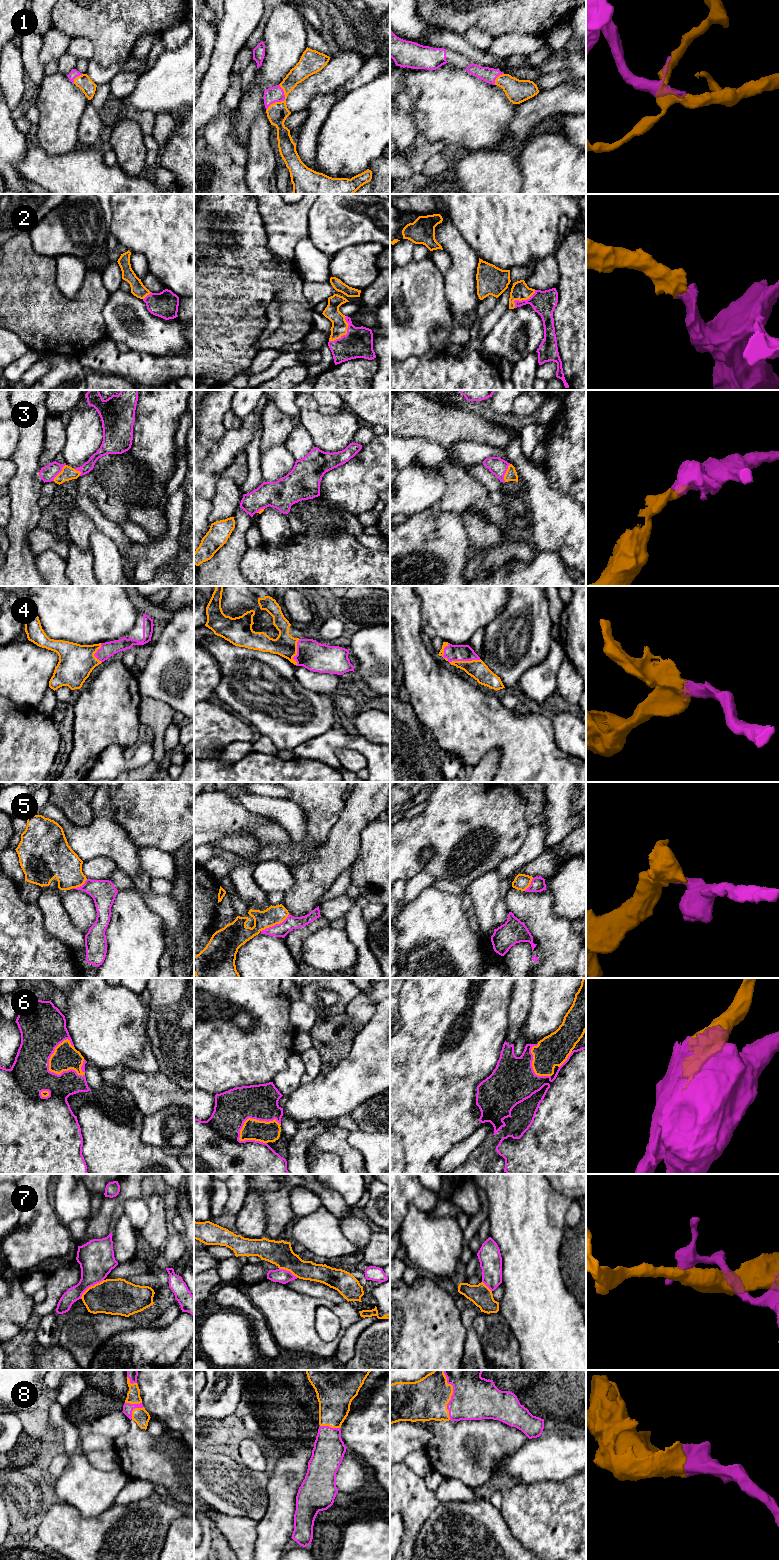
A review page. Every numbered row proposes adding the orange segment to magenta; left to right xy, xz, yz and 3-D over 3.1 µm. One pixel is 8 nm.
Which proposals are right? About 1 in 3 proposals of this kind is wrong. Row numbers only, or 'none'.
1, 2, 3, 4, 5, 8

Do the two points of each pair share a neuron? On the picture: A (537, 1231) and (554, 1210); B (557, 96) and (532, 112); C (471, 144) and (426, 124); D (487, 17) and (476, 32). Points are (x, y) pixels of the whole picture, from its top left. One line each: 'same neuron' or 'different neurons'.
A: same neuron
B: same neuron
C: same neuron
D: different neurons

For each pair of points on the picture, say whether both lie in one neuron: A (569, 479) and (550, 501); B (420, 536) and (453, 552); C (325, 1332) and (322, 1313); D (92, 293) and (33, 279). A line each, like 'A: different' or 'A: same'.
A: different
B: same
C: same
D: same

